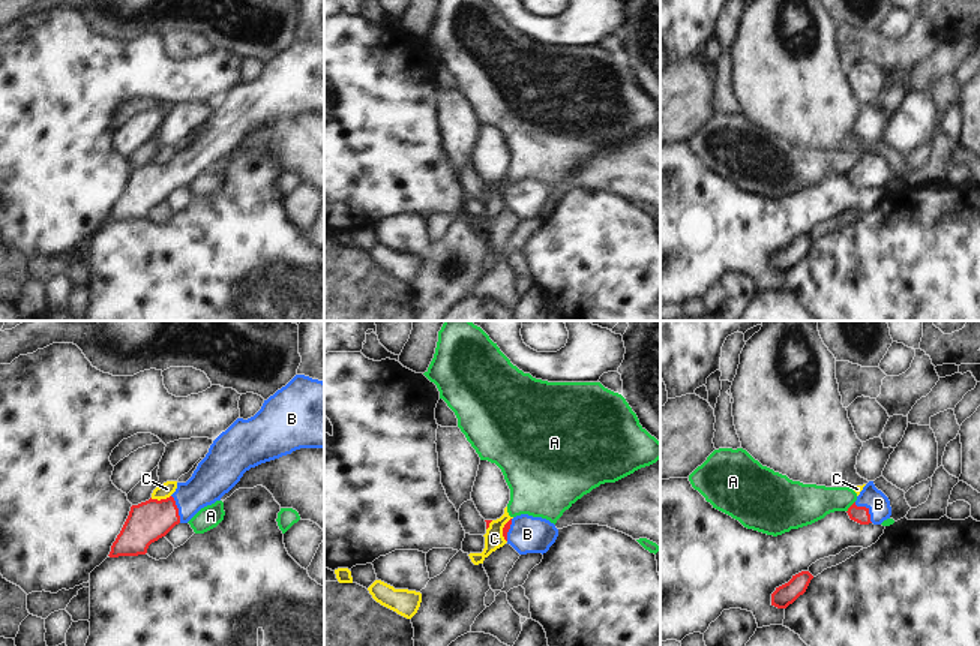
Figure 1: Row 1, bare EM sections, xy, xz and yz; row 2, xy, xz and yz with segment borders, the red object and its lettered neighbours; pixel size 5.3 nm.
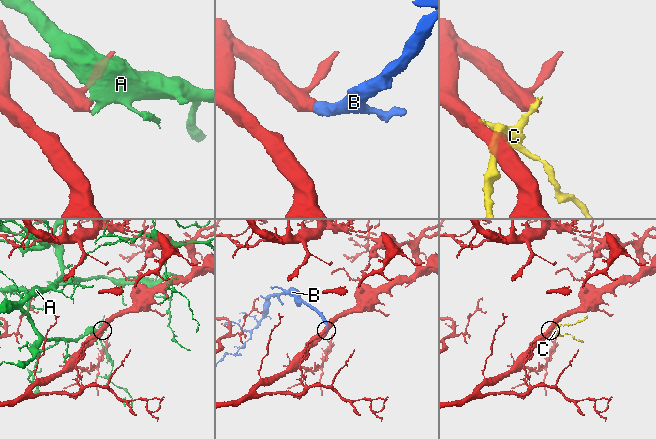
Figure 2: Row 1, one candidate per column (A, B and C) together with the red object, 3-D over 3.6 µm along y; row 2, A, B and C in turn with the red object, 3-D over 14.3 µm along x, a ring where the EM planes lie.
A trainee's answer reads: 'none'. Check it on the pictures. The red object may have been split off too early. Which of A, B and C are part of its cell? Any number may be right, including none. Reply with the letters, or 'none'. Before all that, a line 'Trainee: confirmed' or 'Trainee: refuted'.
Trainee: refuted
B

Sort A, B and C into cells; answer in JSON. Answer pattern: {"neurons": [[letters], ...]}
{"neurons": [["A", "C"], ["B"]]}

